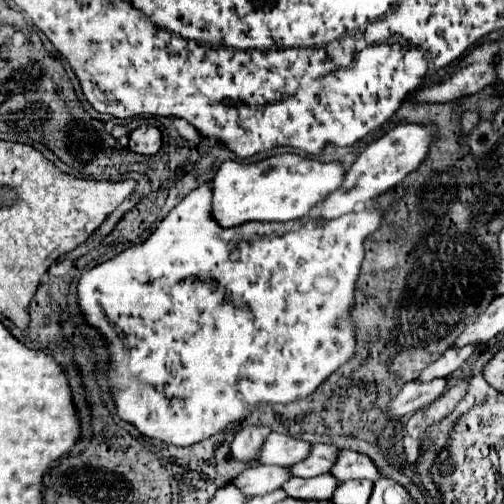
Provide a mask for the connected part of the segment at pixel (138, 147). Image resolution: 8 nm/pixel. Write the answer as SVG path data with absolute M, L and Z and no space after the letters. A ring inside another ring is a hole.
M139 126L129 134L129 150L143 156L153 156L161 148L161 132L155 126Z

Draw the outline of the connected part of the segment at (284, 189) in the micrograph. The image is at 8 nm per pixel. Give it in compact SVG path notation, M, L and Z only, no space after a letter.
M297 154L273 156L257 164L241 164L227 160L211 182L213 204L211 216L221 228L233 228L245 222L287 222L303 218L311 208L341 186L345 170L339 162L317 162Z

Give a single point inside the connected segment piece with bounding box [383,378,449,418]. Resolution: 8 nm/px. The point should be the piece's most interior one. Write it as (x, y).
(413, 396)

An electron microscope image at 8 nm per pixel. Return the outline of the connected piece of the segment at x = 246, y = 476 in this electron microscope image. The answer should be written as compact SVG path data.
M255 464L255 466L247 466L241 474L237 474L231 484L235 484L239 490L243 490L245 496L259 496L259 494L267 494L271 490L277 490L283 486L283 482L287 482L289 470L281 468L281 466L263 466L263 464Z

